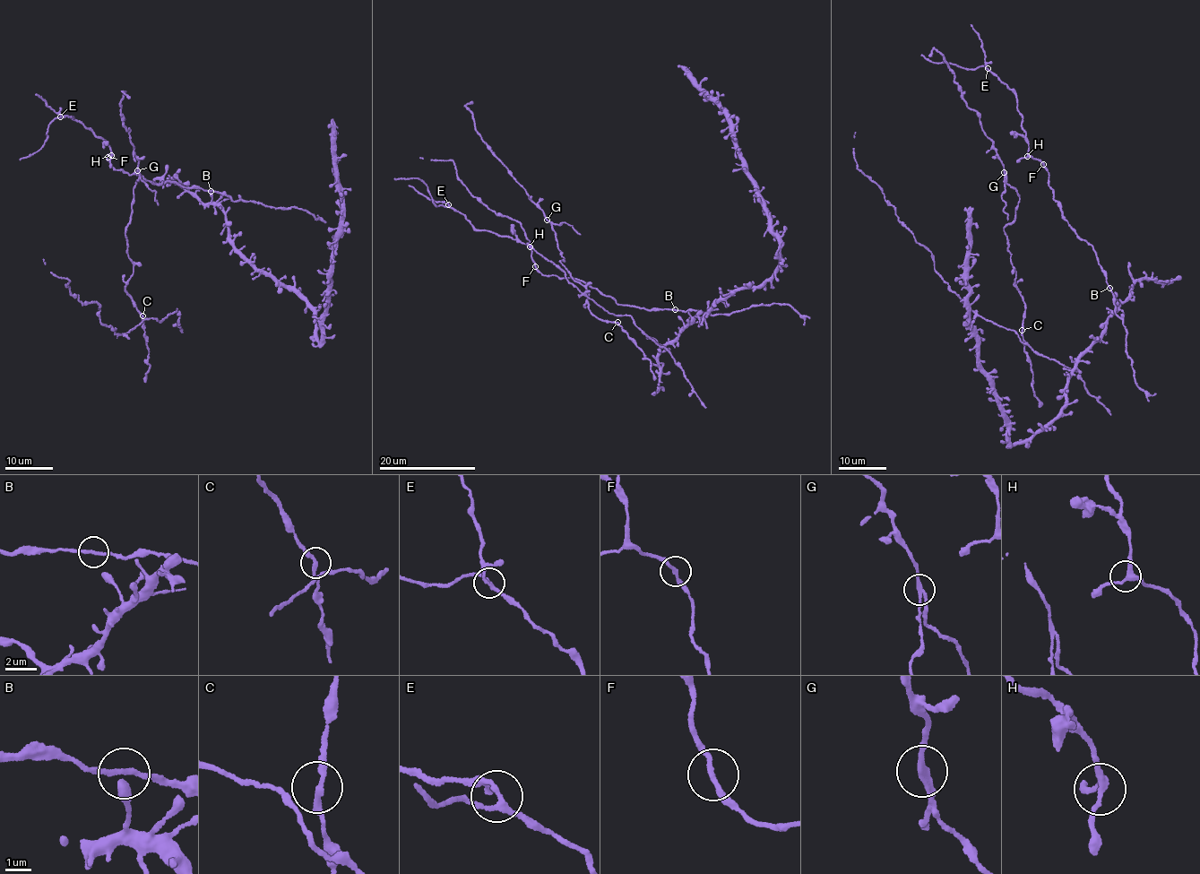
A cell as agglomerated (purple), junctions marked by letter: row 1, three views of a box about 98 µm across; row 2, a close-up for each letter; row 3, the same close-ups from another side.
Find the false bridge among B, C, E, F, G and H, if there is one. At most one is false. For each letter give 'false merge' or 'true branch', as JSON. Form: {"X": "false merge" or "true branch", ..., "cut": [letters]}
{"B": "true branch", "C": "true branch", "E": "true branch", "F": "true branch", "G": "false merge", "H": "true branch", "cut": ["G"]}

